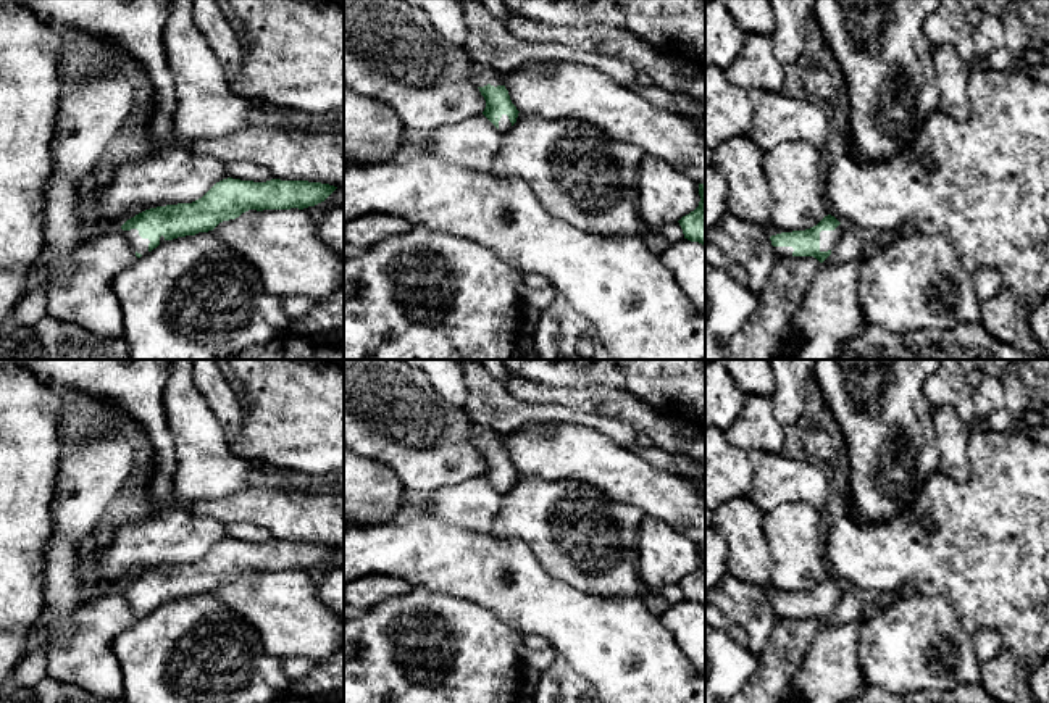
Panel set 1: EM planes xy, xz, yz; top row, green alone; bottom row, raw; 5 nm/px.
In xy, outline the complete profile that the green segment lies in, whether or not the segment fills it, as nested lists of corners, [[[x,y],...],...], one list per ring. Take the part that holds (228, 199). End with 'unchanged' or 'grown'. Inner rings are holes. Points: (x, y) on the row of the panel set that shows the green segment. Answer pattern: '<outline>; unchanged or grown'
[[[223,179],[202,198],[145,210],[127,219],[121,229],[140,258],[165,240],[213,231],[219,223],[236,219],[249,210],[308,208],[324,202],[337,187],[308,181],[266,182]]]; grown

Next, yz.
[[[738,135],[713,150],[712,166],[726,182],[726,211],[760,224],[776,256],[813,256],[823,263],[838,245],[842,224],[831,214],[805,231],[778,232],[770,223],[770,195],[763,179],[763,152],[749,135]]]; grown

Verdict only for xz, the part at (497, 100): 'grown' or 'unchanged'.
grown

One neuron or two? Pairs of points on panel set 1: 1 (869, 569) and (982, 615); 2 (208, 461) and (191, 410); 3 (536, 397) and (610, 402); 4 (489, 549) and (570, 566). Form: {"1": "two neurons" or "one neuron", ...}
{"1": "one neuron", "2": "one neuron", "3": "one neuron", "4": "two neurons"}

